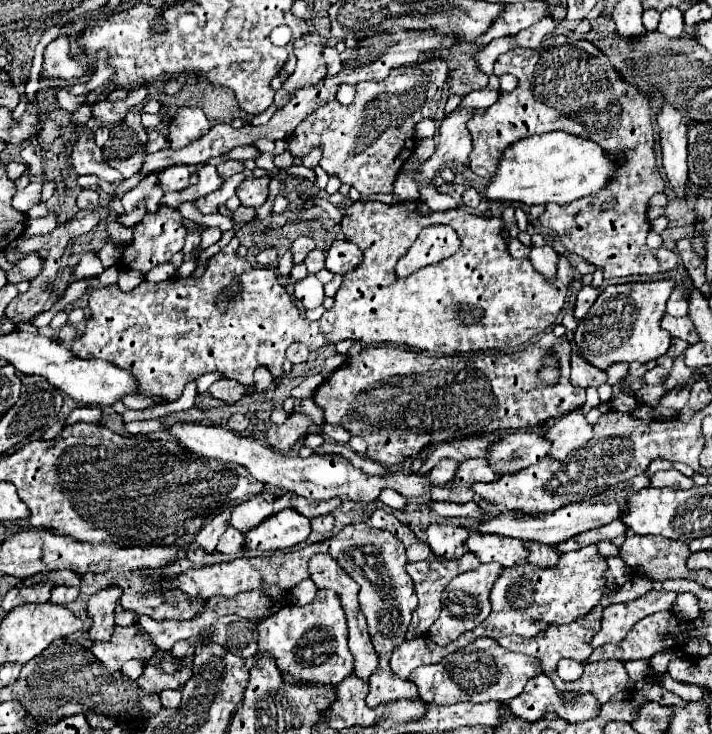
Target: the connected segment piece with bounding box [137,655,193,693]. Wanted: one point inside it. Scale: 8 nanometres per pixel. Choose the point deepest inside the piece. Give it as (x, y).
(153, 680)

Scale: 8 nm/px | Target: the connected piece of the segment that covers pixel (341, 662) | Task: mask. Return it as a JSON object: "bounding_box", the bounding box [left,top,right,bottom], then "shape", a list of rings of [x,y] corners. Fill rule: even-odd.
{"bounding_box":[257,589,353,685],"shape":[[[319,589],[317,597],[313,603],[297,607],[297,605],[287,605],[283,611],[279,611],[275,617],[269,617],[257,625],[259,633],[259,653],[271,651],[277,659],[277,665],[281,673],[289,673],[293,679],[309,685],[337,685],[345,677],[353,673],[353,655],[347,647],[347,621],[345,613],[339,601],[339,595],[335,591]]]}

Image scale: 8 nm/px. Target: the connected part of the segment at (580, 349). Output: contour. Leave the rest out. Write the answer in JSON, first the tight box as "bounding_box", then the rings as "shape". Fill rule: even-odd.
{"bounding_box":[573,279,675,371],"shape":[[[667,279],[651,283],[609,285],[599,293],[587,317],[575,331],[573,341],[577,345],[577,353],[601,371],[613,363],[649,363],[665,355],[671,343],[671,335],[659,327],[659,321],[665,313],[665,303],[673,287],[675,283]]]}

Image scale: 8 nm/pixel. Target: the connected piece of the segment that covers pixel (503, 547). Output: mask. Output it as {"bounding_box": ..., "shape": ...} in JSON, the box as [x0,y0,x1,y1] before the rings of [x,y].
{"bounding_box":[467,533,527,567],"shape":[[[469,533],[467,549],[477,555],[481,563],[499,563],[503,567],[515,567],[525,557],[527,551],[523,547],[523,541],[503,537],[503,535],[483,535],[483,533]]]}

